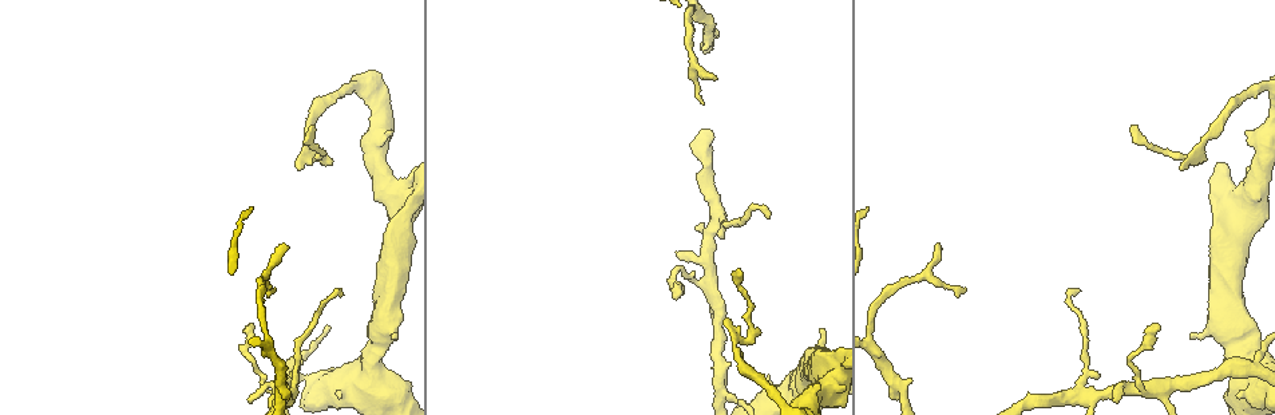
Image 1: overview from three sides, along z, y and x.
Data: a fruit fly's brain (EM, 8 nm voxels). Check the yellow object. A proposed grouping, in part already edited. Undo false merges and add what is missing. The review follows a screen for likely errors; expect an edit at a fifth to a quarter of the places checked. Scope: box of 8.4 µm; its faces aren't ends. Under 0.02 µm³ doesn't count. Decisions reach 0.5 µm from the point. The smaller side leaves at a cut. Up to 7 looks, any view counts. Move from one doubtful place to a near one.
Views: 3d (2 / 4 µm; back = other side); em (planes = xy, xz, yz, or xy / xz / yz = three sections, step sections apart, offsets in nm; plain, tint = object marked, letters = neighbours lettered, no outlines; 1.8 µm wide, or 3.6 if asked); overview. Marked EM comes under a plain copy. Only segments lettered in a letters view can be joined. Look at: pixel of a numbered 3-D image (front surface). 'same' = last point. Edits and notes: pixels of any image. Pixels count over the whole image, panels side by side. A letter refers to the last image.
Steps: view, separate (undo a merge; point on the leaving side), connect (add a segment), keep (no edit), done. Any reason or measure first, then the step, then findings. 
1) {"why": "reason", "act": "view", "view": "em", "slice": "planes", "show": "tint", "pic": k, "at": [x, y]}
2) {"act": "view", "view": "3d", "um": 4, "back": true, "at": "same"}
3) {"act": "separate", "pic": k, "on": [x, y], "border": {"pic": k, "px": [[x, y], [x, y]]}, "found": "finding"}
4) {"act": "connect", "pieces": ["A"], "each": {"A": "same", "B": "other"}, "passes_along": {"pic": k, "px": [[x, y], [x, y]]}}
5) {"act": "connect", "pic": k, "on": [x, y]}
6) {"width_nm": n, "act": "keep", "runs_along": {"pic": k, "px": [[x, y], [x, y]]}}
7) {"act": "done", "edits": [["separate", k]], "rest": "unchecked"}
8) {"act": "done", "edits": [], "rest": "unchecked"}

{"why": "branch stops here", "act": "view", "view": "em", "slice": "xy", "step": 16, "show": "letters", "pic": 1, "at": [394, 337]}

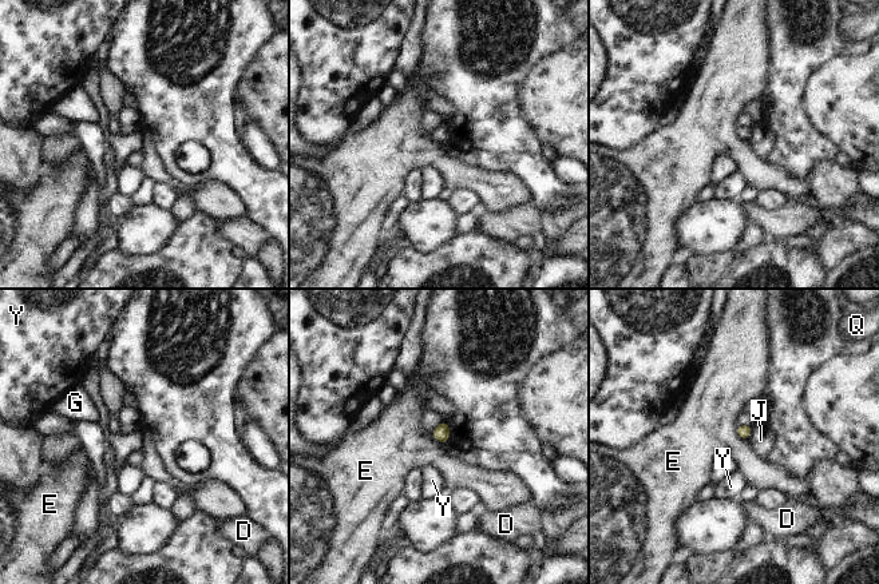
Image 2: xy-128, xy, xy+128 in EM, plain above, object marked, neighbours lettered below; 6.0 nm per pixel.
{"act": "view", "view": "em", "slice": "planes", "show": "letters", "at": "same"}

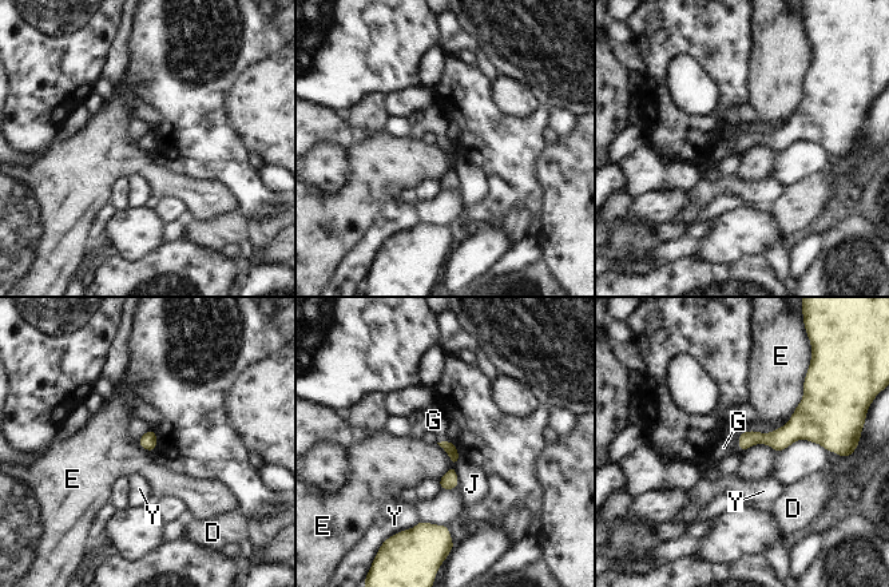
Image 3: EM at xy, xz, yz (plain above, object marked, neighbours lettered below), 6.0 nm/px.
{"act": "connect", "pieces": ["G"], "each": {"D": "other", "E": "other", "G": "same", "J": "other", "Y": "other"}, "passes_along": {"pic": 3, "px": [[449, 447], [443, 441], [433, 420]]}, "found": "it goes on there"}

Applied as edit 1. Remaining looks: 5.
{"why": "arms run side by side", "act": "view", "view": "3d", "um": 4, "pic": 1, "at": [1217, 136]}

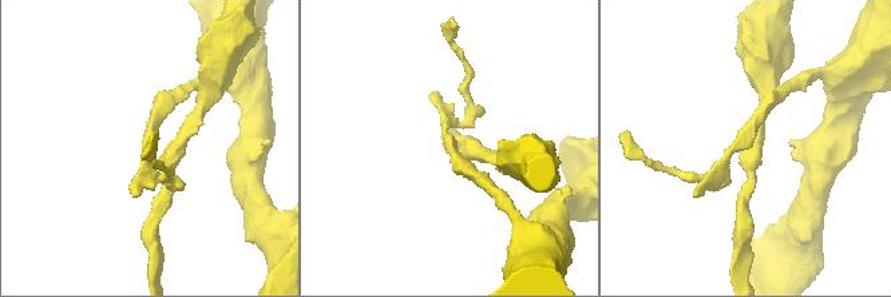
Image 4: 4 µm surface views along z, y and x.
{"act": "view", "view": "em", "slice": "xy", "step": 16, "show": "tint", "pic": 4, "at": [748, 155]}

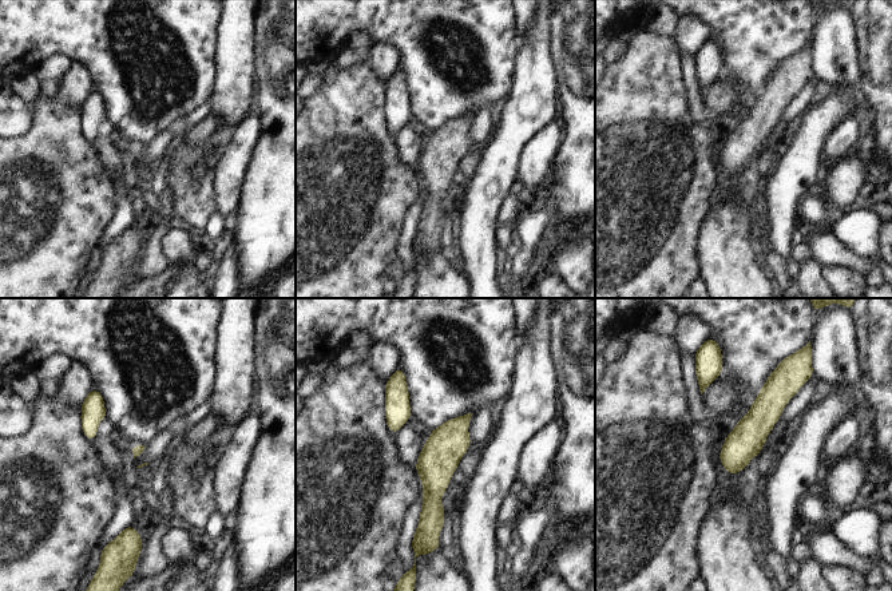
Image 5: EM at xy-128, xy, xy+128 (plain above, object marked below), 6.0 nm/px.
{"why": "another direction", "act": "view", "view": "em", "slice": "yz", "step": 4, "show": "letters", "at": "same"}

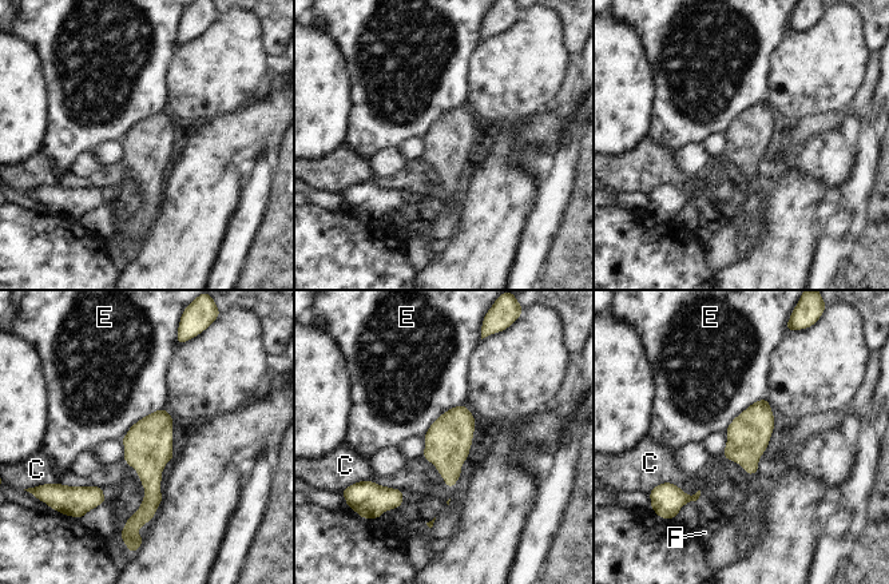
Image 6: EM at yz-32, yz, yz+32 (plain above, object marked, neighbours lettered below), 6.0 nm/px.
{"act": "keep", "each": {"C": "other", "E": "other", "F": "other"}, "border": {"pic": 6, "px": [[163, 406], [145, 414], [122, 439]]}, "found": "all the same cell"}

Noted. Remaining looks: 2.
{"why": "free end", "act": "view", "view": "3d", "um": 2, "back": true, "pic": 1, "at": [340, 290]}

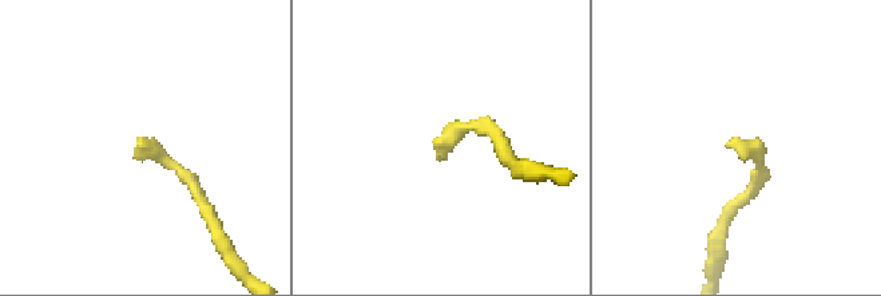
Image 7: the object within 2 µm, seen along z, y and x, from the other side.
{"act": "view", "view": "em", "slice": "planes", "show": "letters", "pic": 7, "at": [438, 158]}

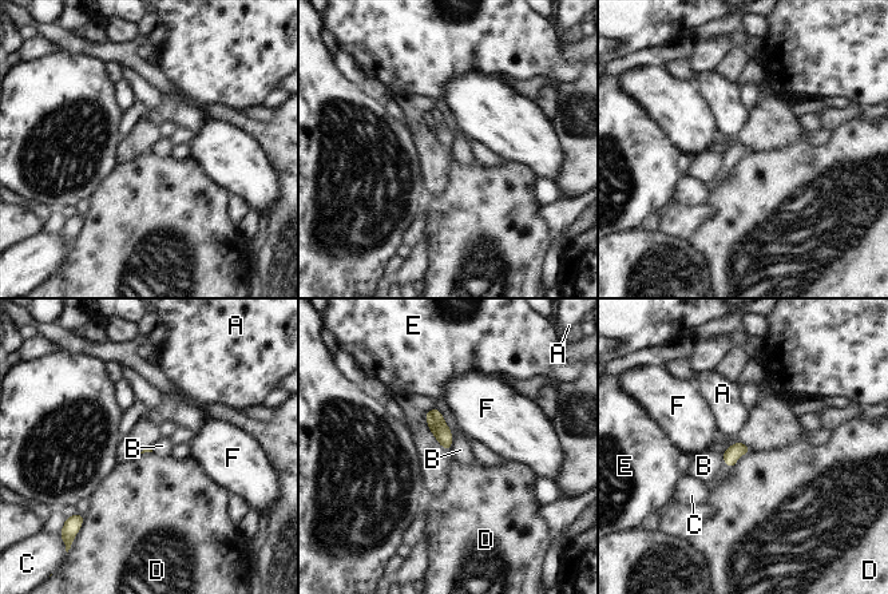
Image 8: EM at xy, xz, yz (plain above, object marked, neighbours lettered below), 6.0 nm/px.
{"act": "keep", "each": {"A": "other", "B": "other", "C": "other", "D": "other", "E": "other", "F": "other"}, "border": {"pic": 8, "px": [[452, 434], [452, 447], [450, 450]]}, "found": "no lettered segment goes on from it"}

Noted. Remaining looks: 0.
{"act": "done", "edits": [["connect", 3]], "rest": "unchecked"}

